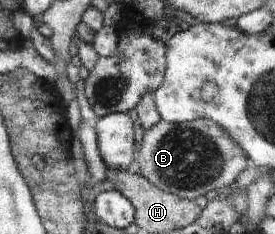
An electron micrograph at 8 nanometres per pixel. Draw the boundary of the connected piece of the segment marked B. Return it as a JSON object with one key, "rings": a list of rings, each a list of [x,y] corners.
{"rings":[[[208,118],[177,124],[161,119],[143,134],[136,153],[140,175],[158,189],[187,200],[206,195],[208,191],[234,186],[237,177],[250,163],[245,151],[227,131]]]}

